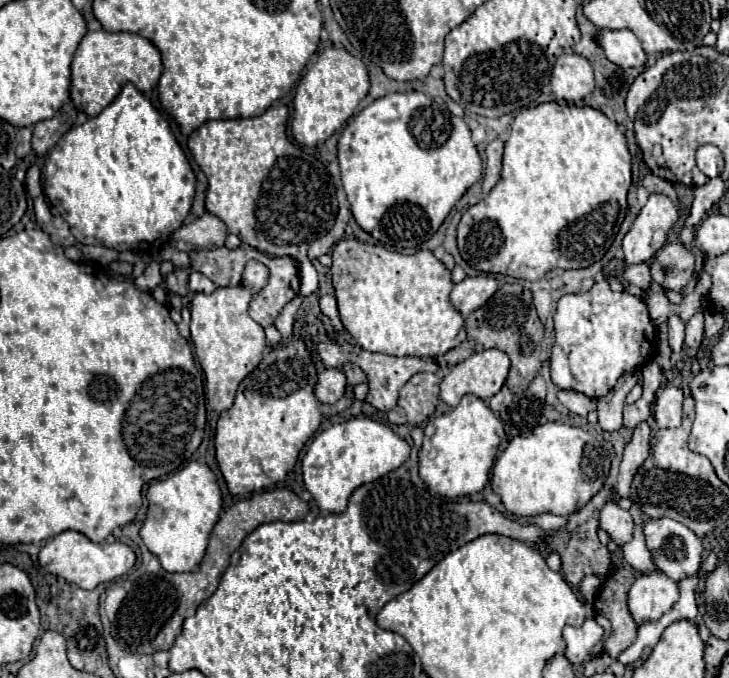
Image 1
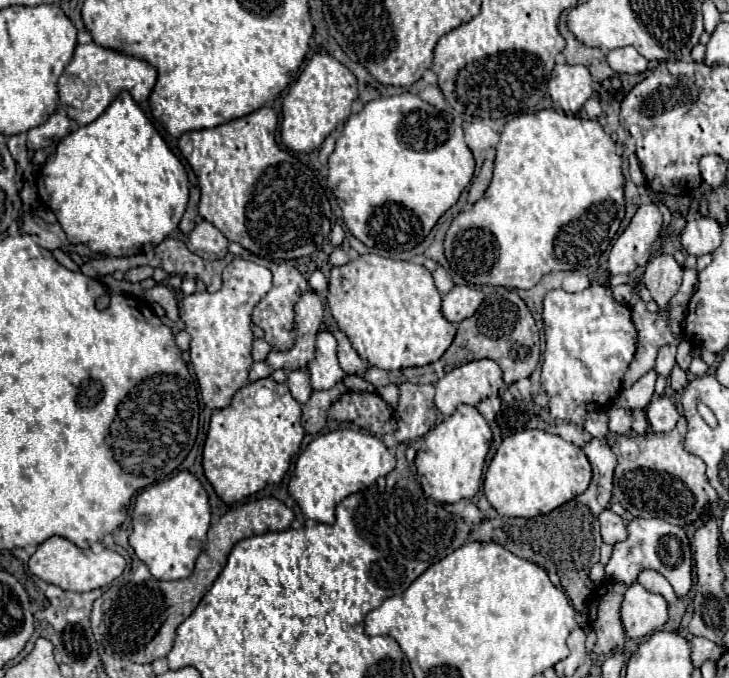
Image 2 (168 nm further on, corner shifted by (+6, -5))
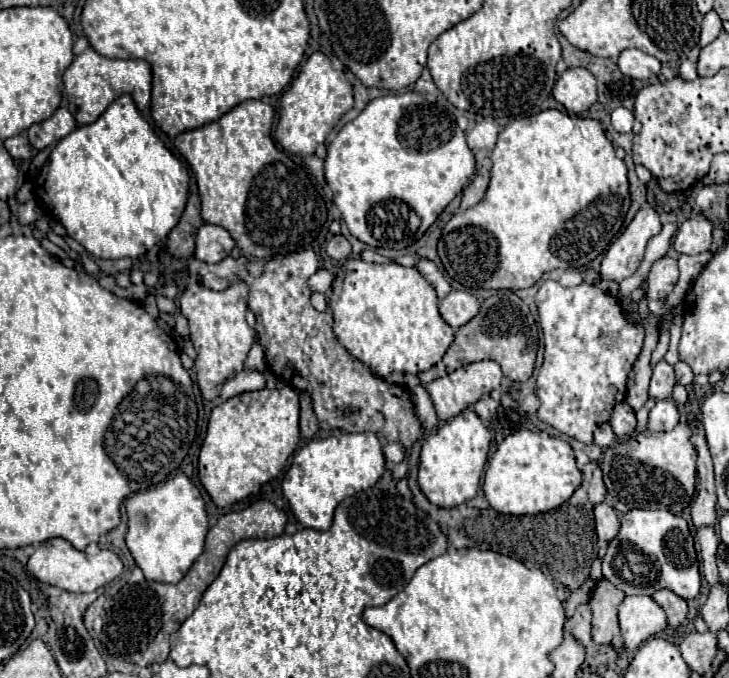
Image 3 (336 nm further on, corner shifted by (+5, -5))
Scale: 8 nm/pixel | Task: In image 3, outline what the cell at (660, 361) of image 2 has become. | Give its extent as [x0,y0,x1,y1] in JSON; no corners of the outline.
[649,360,677,400]

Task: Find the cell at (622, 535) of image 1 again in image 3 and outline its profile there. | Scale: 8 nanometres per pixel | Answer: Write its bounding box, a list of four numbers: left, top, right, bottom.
[593,502,619,542]

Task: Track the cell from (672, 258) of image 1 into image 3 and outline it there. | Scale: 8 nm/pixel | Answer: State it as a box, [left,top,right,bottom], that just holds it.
[647,256,679,300]

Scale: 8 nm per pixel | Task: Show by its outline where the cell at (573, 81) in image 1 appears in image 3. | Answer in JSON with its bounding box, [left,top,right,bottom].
[553,68,597,114]

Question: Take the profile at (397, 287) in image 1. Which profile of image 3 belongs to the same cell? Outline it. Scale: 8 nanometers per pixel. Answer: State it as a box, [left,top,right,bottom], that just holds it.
[329,258,455,376]

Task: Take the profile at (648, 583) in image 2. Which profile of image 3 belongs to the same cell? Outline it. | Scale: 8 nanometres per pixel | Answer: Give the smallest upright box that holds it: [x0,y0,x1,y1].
[653,588,687,628]

